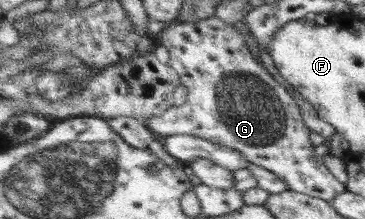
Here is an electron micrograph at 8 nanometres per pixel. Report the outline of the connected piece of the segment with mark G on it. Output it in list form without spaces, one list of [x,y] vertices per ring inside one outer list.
[[[217,16],[199,21],[172,23],[168,27],[165,26],[162,31],[161,44],[169,52],[168,64],[179,73],[182,84],[188,89],[188,100],[184,106],[178,106],[177,109],[166,111],[160,116],[154,115],[151,119],[143,121],[159,138],[192,134],[215,144],[228,146],[243,153],[250,163],[277,174],[291,190],[328,202],[348,191],[347,184],[339,182],[316,155],[316,148],[311,139],[312,129],[304,122],[296,98],[267,72],[255,55],[251,54],[243,34],[239,34],[237,28]]]

